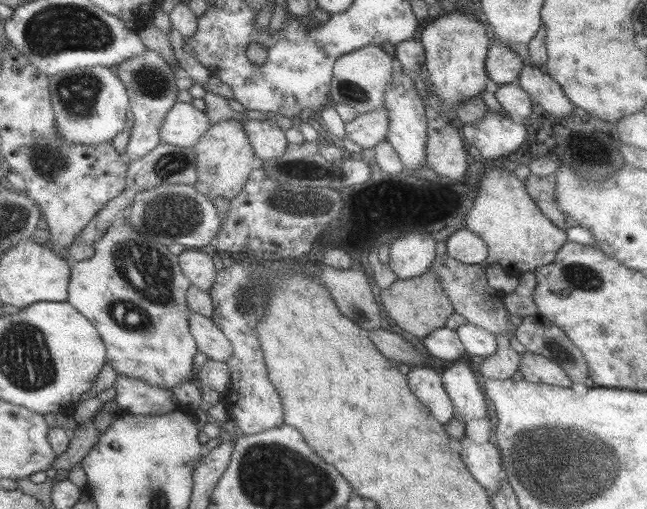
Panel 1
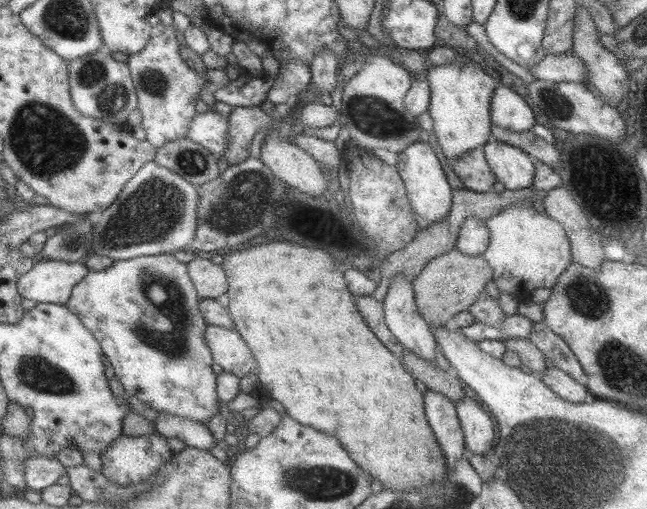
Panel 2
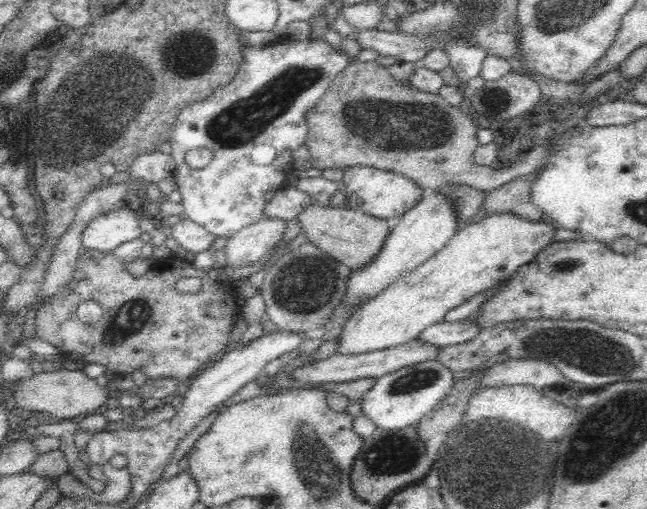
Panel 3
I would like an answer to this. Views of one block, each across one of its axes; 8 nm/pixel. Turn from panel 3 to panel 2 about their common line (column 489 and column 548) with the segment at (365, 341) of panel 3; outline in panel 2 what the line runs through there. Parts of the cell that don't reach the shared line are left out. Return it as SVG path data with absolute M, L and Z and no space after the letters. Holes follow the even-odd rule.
M530 202L506 206L506 210L490 216L485 223L490 231L490 243L483 255L493 268L493 280L499 291L514 294L520 301L536 288L551 289L573 262L564 227L547 213L538 212Z

